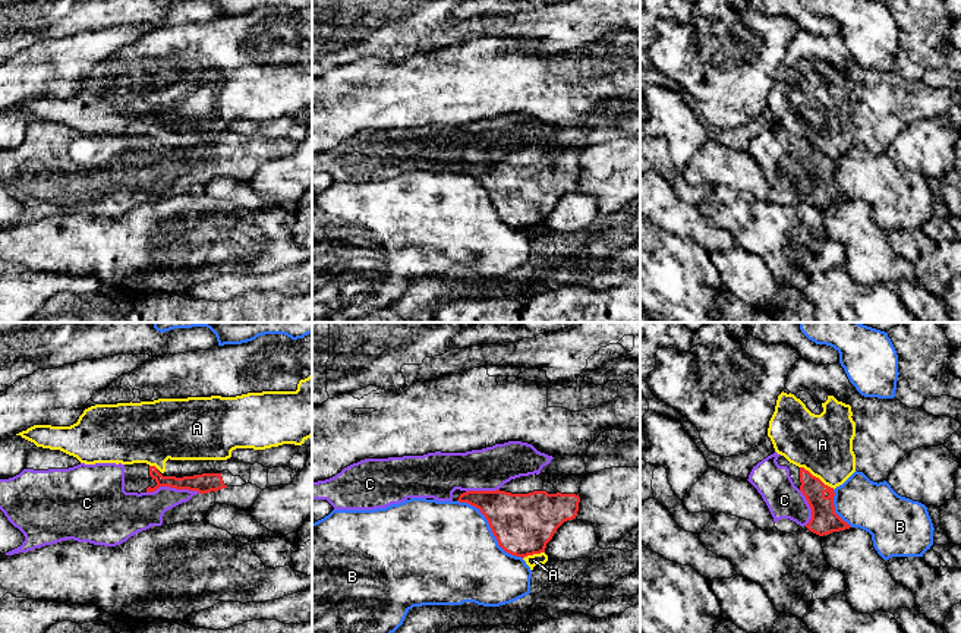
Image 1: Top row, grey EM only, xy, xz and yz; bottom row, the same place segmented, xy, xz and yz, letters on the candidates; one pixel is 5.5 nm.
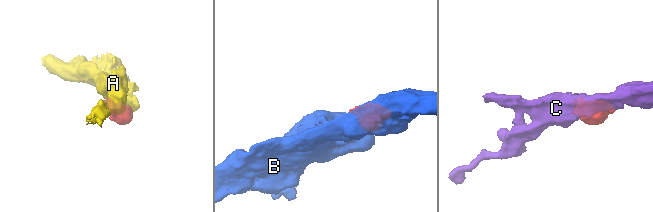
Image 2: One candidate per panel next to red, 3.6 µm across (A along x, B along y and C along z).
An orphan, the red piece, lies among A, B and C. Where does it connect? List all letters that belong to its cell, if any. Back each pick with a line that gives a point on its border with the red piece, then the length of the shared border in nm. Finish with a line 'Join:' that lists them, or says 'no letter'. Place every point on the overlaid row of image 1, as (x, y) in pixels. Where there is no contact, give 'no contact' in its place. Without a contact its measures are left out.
C: meets red in xy at (173, 487); contact 300 nm long
Join: C

